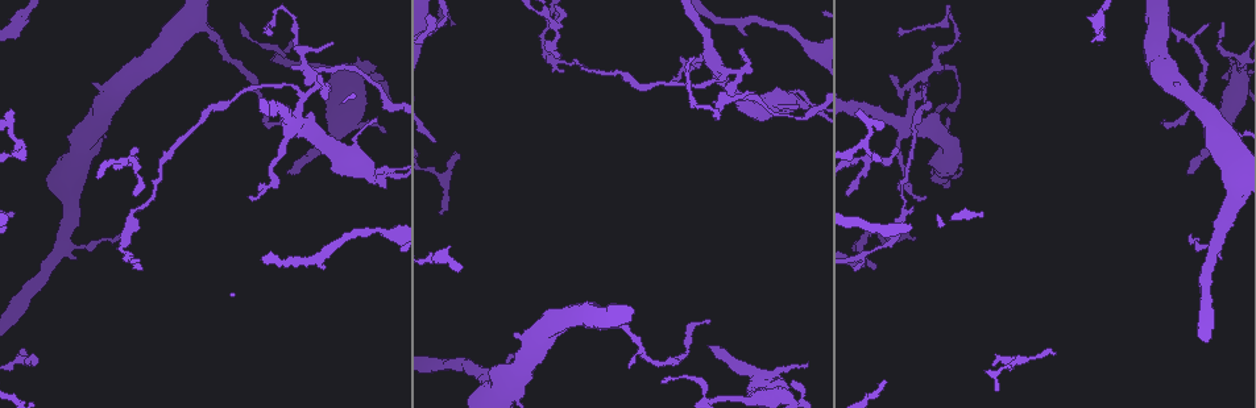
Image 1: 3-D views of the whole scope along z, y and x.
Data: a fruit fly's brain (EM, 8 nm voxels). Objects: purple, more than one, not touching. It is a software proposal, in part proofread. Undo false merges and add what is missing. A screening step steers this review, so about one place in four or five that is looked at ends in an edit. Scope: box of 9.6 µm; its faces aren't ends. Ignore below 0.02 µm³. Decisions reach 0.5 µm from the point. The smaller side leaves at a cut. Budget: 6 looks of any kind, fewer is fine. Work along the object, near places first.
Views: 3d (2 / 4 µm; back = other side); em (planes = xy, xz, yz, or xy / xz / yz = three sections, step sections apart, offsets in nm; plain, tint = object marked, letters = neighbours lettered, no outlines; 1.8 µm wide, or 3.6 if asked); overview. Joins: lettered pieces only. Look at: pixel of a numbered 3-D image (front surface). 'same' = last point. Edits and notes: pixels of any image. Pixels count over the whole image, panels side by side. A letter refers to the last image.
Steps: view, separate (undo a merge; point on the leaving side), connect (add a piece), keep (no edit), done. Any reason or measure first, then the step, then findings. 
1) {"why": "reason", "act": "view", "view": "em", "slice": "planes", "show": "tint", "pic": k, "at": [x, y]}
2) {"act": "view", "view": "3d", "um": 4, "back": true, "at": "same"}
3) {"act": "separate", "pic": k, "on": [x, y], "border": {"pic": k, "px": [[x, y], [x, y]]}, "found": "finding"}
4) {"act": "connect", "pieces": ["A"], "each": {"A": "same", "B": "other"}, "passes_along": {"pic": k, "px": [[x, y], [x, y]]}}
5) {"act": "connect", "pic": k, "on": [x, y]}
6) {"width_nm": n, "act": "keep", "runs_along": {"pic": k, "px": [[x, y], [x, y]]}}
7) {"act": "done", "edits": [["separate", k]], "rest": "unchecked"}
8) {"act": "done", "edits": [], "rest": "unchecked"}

{"why": "an open end", "act": "view", "view": "em", "slice": "planes", "show": "letters", "pic": 1, "at": [1188, 173]}

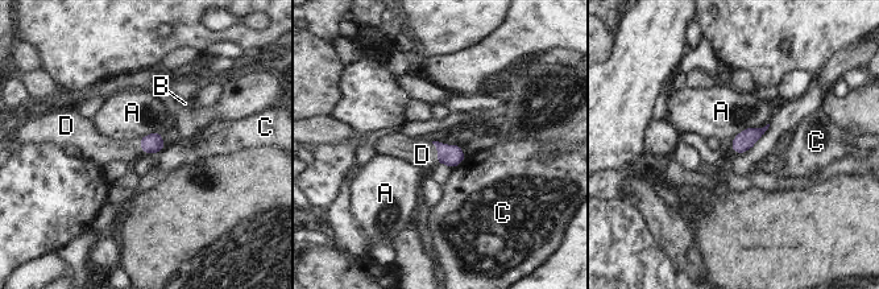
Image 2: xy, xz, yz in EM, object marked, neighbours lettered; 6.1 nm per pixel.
{"width_nm": 120, "act": "connect", "pieces": ["D"], "each": {"A": "other", "B": "other", "C": "other", "D": "same"}, "passes_along": {"pic": 2, "px": [[452, 156], [438, 153], [422, 155]]}, "found": "it goes on there"}

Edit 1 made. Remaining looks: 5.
{"why": "thick turns thin", "act": "view", "view": "em", "um": 3.6, "slice": "planes", "show": "tint", "pic": 1, "at": [197, 25]}

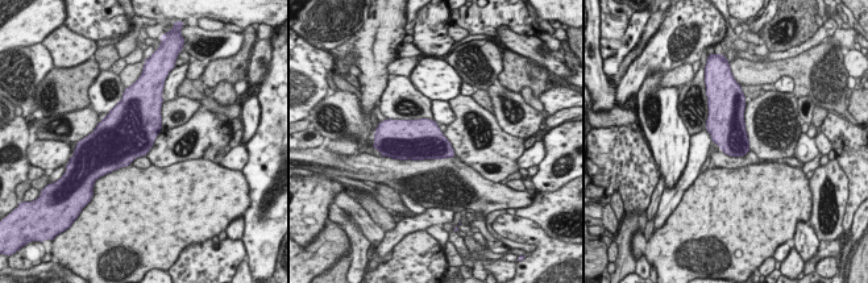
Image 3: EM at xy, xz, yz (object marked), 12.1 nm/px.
{"why": "what lies round it", "act": "view", "view": "em", "um": 3.6, "slice": "planes", "show": "letters", "at": "same"}

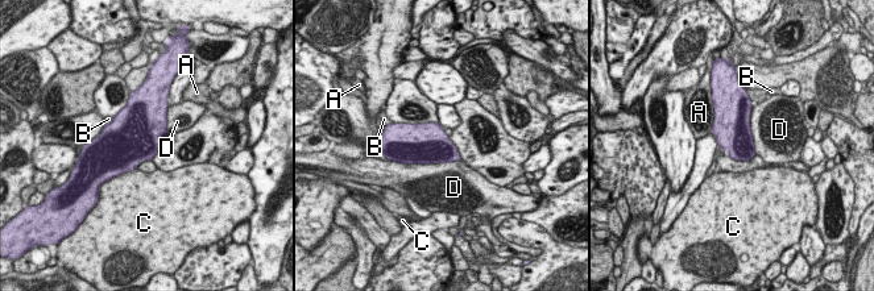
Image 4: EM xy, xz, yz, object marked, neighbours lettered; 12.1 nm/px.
{"act": "keep", "each": {"A": "other", "B": "other", "C": "other", "D": "other"}, "border": {"pic": 4, "px": [[460, 159], [439, 163], [400, 163]]}, "found": "all the same cell"}

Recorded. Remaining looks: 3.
{"why": "calibre changes", "act": "view", "view": "em", "slice": "xz", "step": 16, "show": "tint", "pic": 1, "at": [900, 150]}

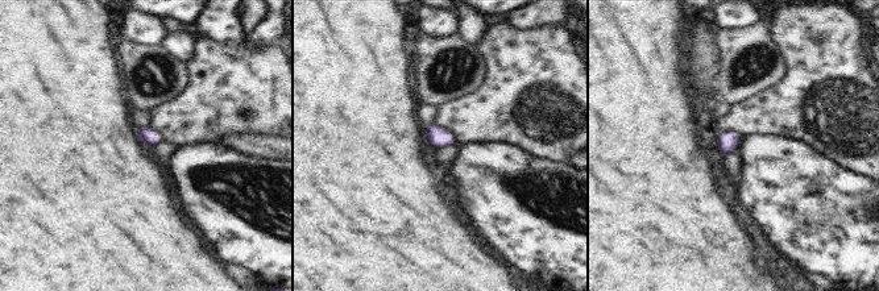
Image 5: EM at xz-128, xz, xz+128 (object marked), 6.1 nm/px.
{"why": "cut it another way", "act": "view", "view": "em", "slice": "planes", "show": "letters", "at": "same"}

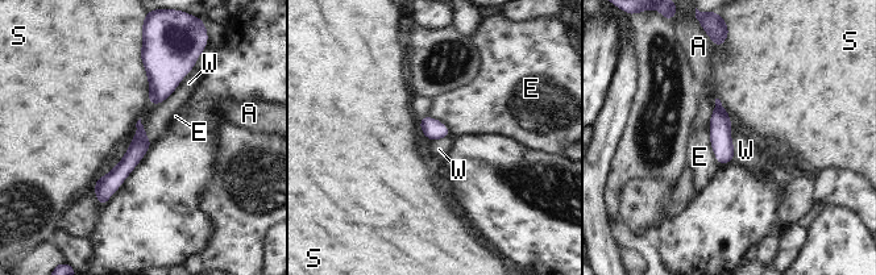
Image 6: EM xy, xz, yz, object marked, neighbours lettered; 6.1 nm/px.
{"act": "keep", "each": {"A": "other", "E": "other", "S": "other", "W": "other"}, "border": {"pic": 6, "px": [[194, 66], [162, 101], [149, 104]]}, "found": "all the same cell"}

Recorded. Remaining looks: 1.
{"act": "done", "edits": [["connect", 2]], "rest": "unchecked"}

